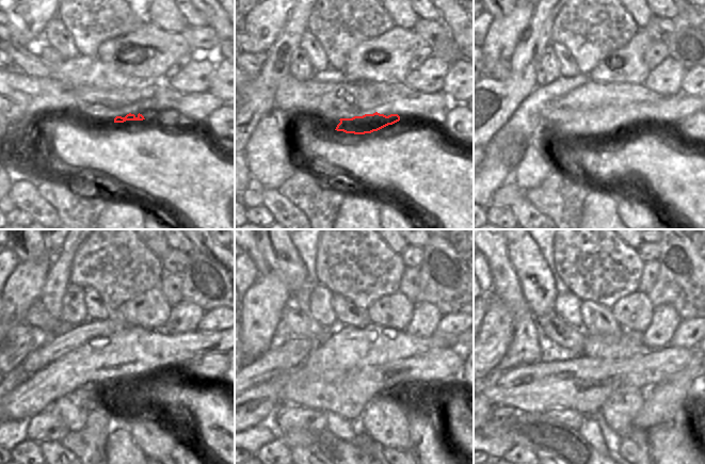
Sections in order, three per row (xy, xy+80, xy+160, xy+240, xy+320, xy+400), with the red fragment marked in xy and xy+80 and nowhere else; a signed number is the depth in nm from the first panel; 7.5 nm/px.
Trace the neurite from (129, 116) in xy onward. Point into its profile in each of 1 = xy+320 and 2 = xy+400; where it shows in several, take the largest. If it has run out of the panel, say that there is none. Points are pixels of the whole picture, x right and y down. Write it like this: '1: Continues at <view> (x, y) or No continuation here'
1: Continues at xy+320 (380, 345)
2: Continues at xy+400 (625, 344)

